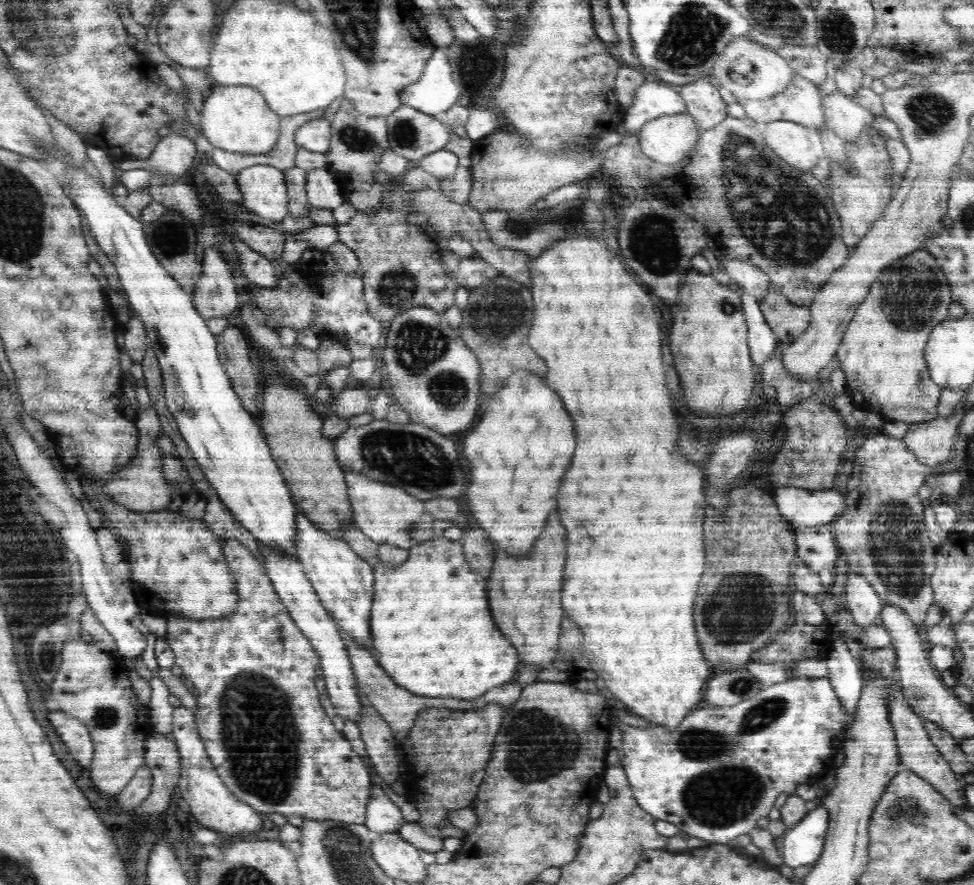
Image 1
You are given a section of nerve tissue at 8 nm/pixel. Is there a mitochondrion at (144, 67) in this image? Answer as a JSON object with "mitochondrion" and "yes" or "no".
{"mitochondrion":"no"}

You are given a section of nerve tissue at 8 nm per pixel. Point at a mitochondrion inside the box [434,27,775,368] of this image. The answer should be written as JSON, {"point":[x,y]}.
{"point":[651,239]}

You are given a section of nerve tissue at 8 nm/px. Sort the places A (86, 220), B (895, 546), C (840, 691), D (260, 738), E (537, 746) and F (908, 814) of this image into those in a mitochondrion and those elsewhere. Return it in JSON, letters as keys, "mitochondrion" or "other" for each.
{"A":"other","B":"mitochondrion","C":"other","D":"mitochondrion","E":"mitochondrion","F":"mitochondrion"}

